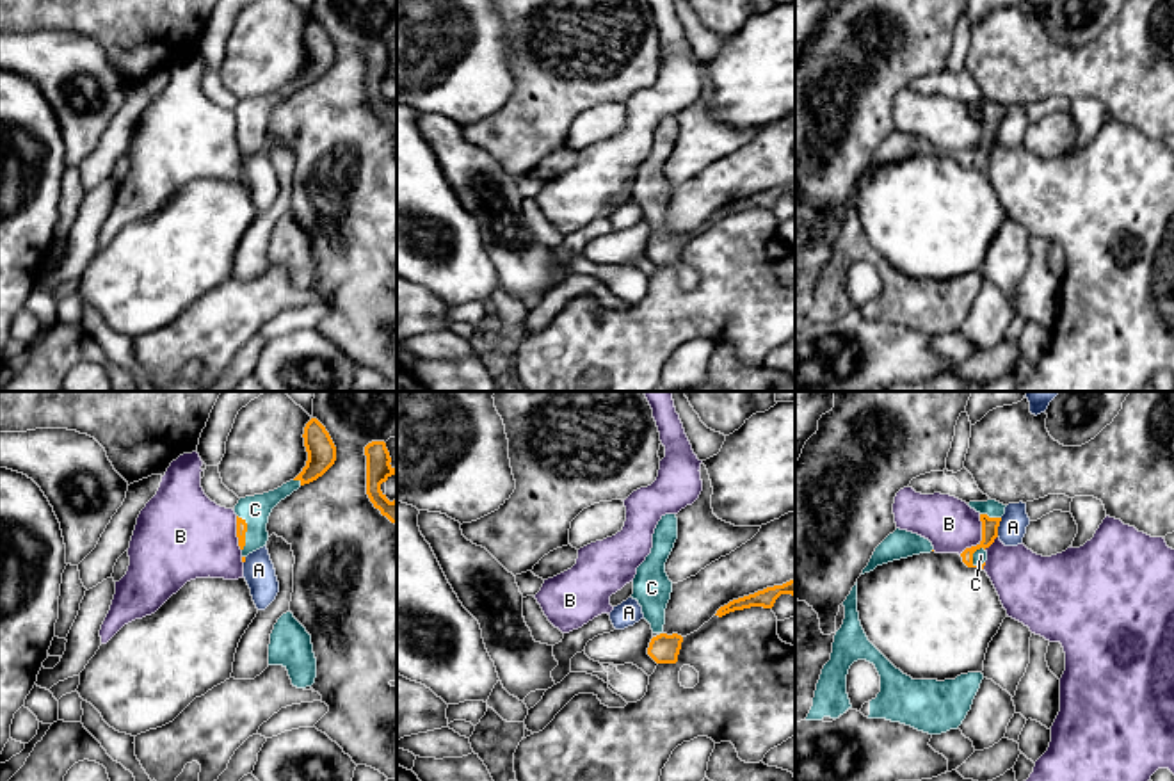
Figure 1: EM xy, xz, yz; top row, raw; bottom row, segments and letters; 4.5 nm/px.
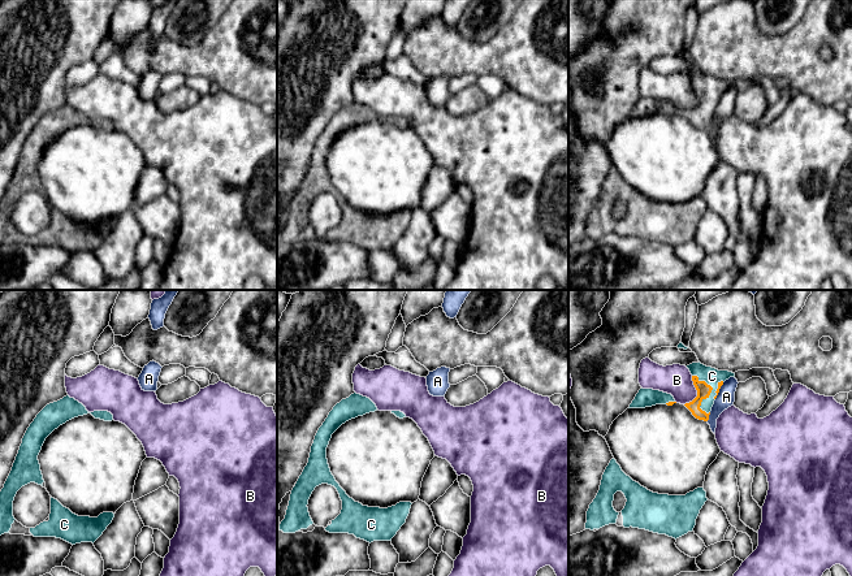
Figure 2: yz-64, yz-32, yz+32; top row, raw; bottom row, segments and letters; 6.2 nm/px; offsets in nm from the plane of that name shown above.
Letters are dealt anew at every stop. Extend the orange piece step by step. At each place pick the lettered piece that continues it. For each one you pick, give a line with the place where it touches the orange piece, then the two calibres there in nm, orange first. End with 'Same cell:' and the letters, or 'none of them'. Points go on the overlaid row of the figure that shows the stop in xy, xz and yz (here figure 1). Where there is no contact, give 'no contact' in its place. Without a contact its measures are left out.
C: contact xy (246, 531); calibres 50 and 130 nm
Same cell: C

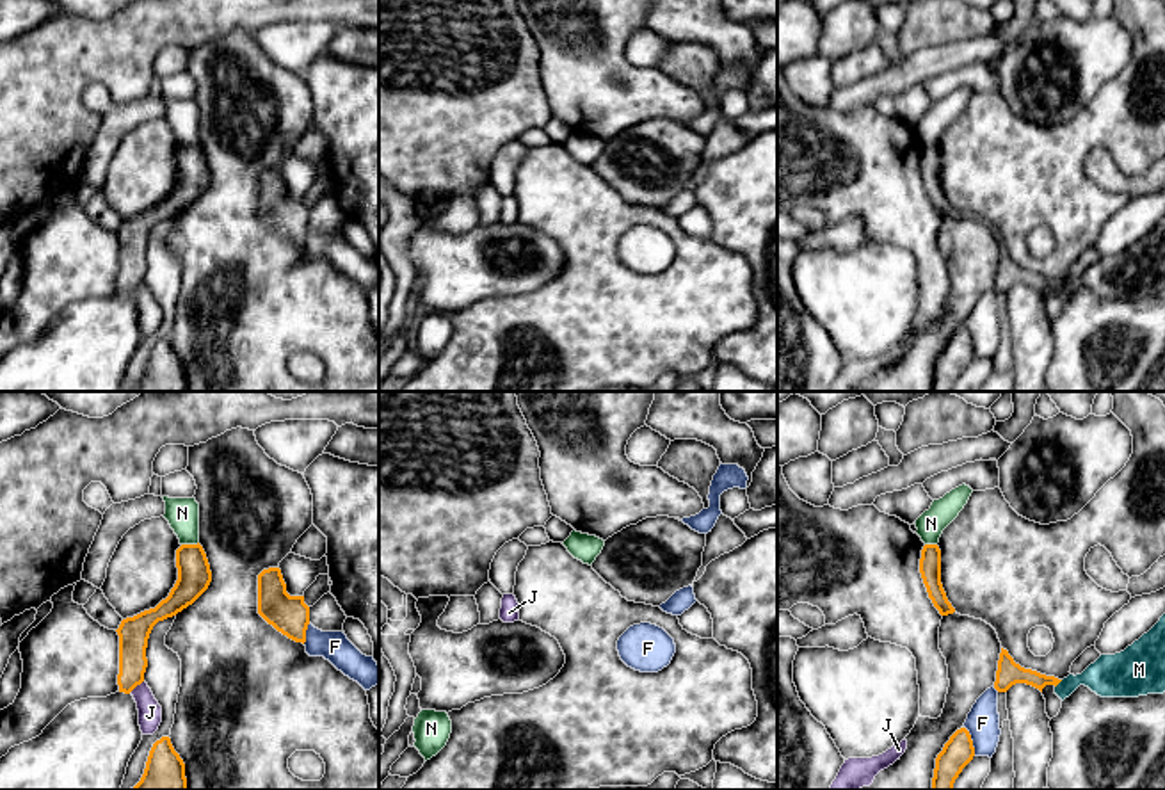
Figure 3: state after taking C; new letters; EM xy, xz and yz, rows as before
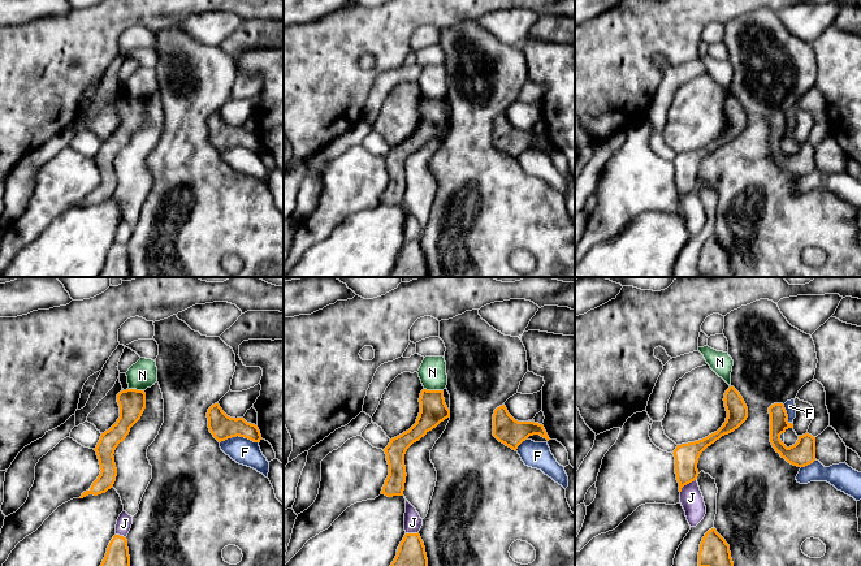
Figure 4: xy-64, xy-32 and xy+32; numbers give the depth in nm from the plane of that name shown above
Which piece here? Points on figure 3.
Same cell: none of them

